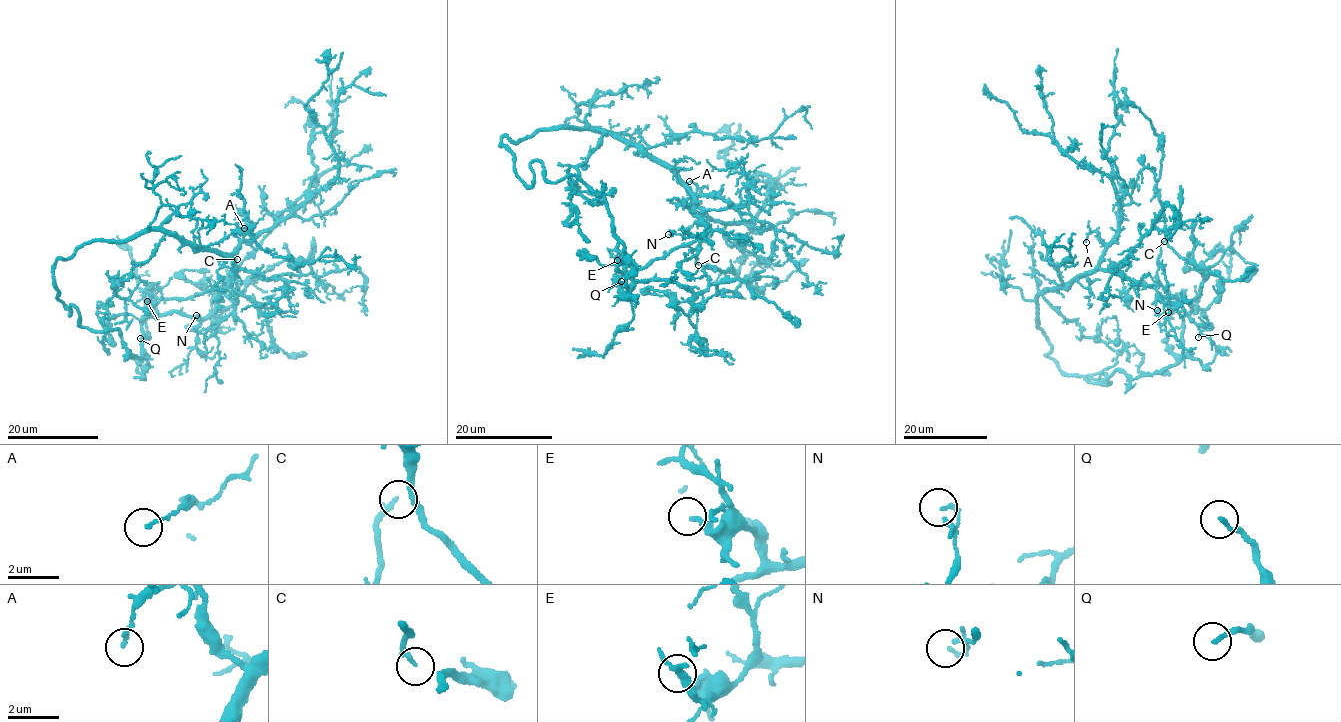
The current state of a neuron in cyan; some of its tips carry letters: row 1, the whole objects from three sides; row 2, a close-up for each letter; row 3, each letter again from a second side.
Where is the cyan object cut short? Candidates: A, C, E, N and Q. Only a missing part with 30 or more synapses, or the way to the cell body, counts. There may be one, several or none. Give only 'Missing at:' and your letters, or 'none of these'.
Missing at: C

